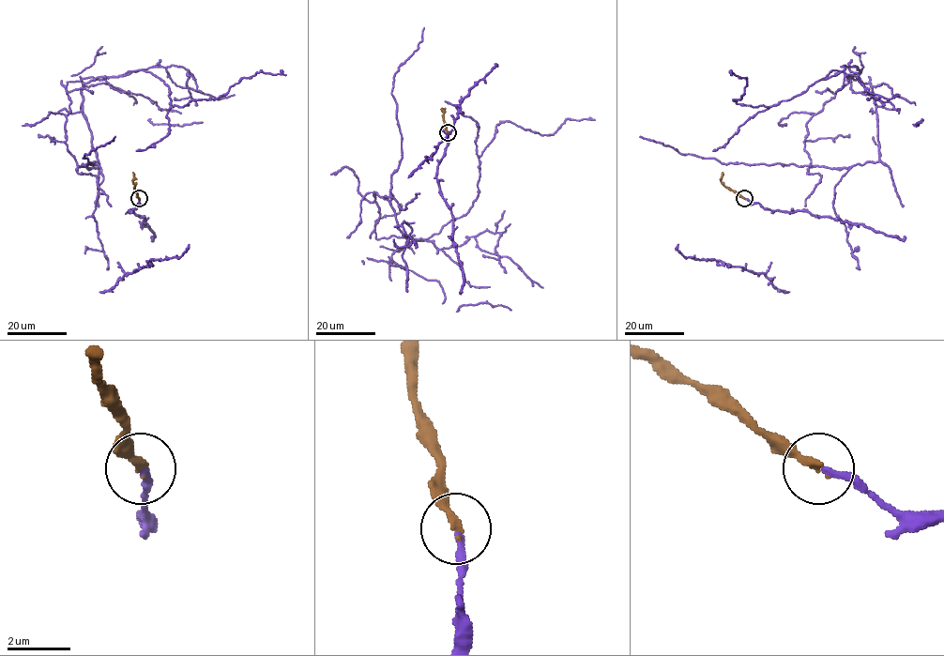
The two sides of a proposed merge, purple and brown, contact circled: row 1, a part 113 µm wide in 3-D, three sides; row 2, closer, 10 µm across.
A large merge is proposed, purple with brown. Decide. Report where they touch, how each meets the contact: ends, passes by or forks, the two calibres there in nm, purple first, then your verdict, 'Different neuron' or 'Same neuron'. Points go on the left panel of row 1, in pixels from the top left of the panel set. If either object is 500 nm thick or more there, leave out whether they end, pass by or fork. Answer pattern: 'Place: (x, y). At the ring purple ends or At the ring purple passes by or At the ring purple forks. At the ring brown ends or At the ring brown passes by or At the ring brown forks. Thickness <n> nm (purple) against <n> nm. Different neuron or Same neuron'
Place: (139, 198). At the ring purple ends. At the ring brown ends. Thickness 220 nm (purple) against 240 nm. Same neuron

